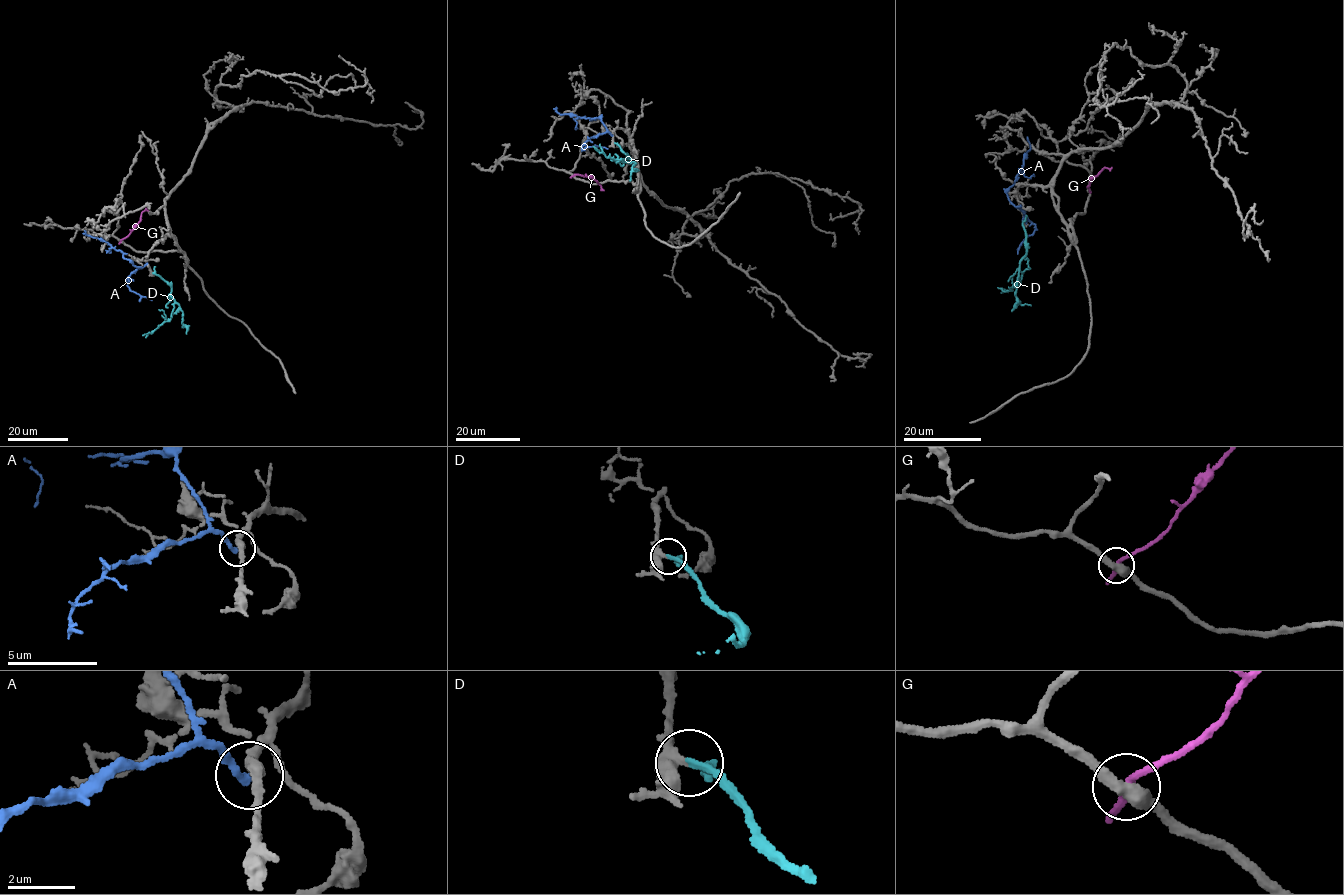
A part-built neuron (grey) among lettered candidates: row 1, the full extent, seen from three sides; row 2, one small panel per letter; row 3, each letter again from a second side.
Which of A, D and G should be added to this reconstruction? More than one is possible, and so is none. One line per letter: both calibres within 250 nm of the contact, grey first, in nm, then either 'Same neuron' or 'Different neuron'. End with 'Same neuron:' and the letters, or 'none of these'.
A: Thickness 300 nm (grey) against 240 nm. Different neuron
D: Thickness 320 nm (grey) against 170 nm. Same neuron
G: Thickness 420 nm (grey) against 190 nm. Different neuron
Same neuron: D

